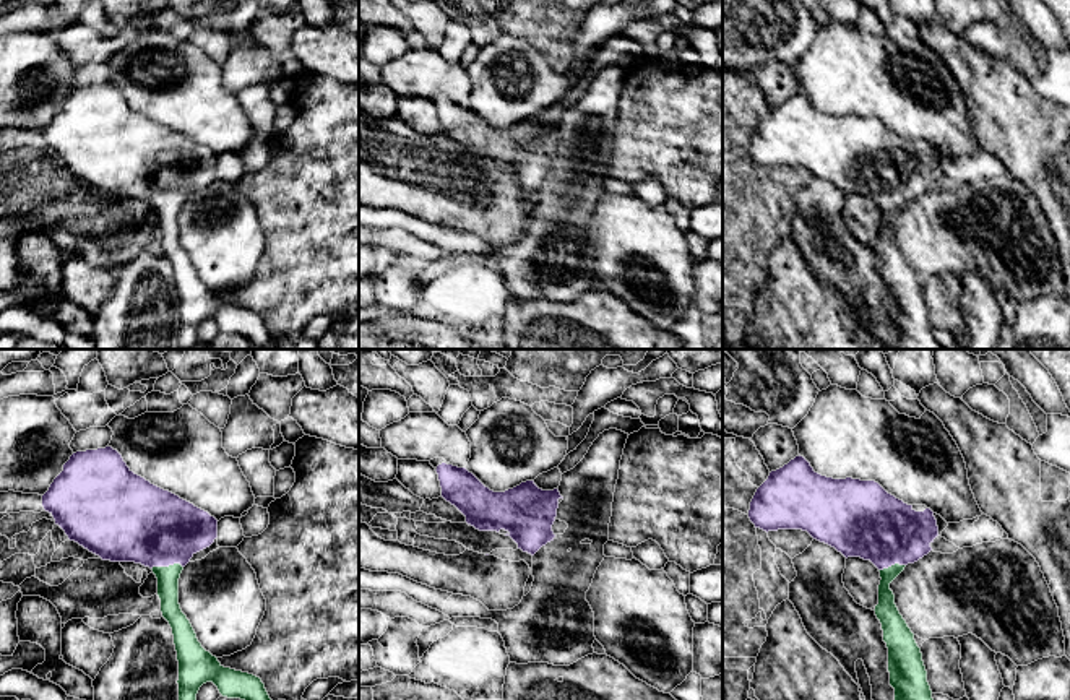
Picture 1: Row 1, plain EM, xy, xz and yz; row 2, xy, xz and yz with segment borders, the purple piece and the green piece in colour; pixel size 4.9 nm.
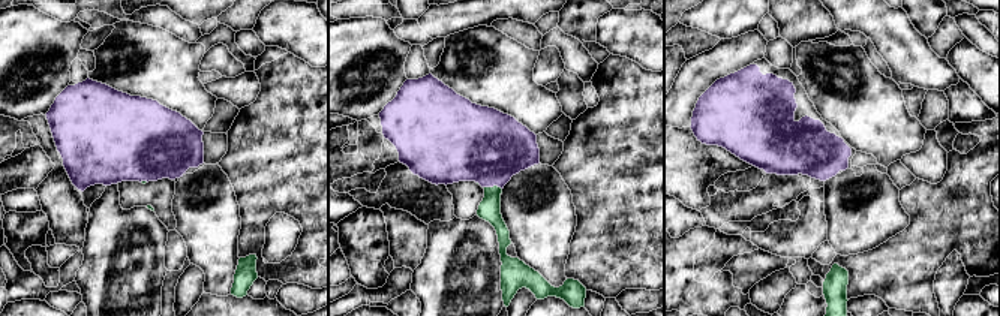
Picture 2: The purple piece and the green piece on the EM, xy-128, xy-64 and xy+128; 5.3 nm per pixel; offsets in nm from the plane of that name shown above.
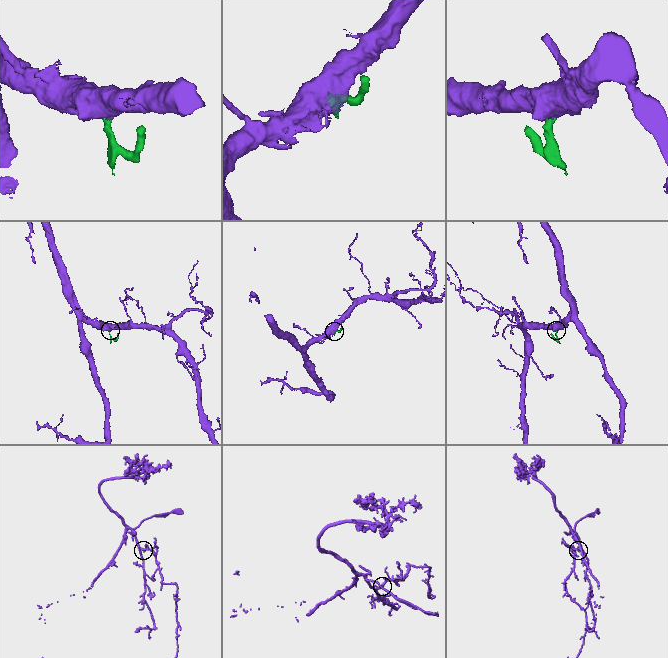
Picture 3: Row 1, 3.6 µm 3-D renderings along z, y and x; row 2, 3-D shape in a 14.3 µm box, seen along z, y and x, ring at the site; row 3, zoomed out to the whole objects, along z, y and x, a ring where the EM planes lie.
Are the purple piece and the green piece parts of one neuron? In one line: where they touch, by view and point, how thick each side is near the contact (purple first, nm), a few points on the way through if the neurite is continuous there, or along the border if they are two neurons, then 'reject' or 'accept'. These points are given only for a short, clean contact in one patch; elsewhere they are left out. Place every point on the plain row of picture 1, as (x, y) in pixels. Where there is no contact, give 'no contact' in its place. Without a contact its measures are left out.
xy (166, 202) | 400/110 nm | across xy (143, 159), (166, 182), (166, 202), (168, 213) | accept

